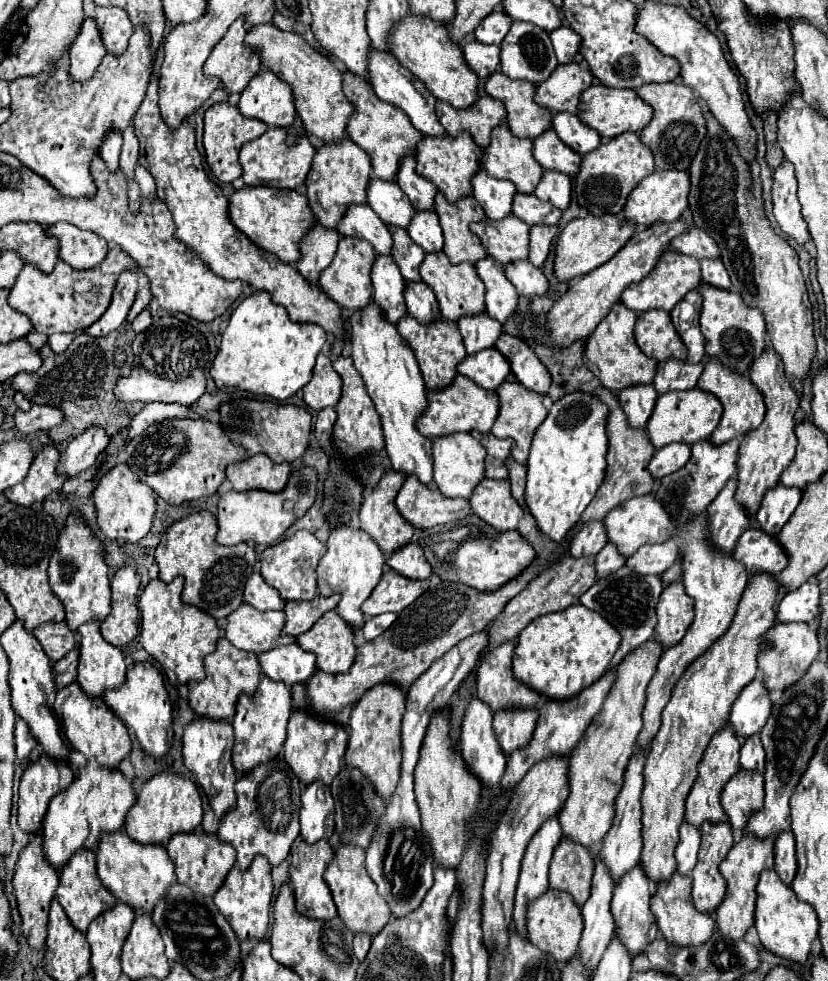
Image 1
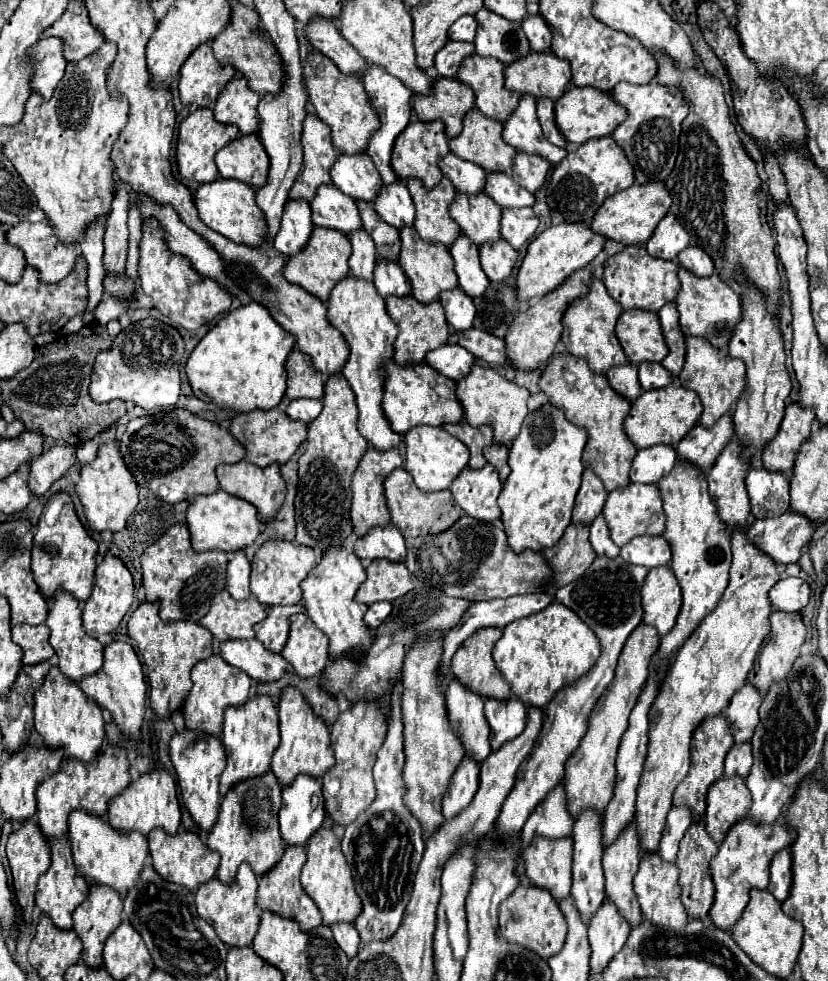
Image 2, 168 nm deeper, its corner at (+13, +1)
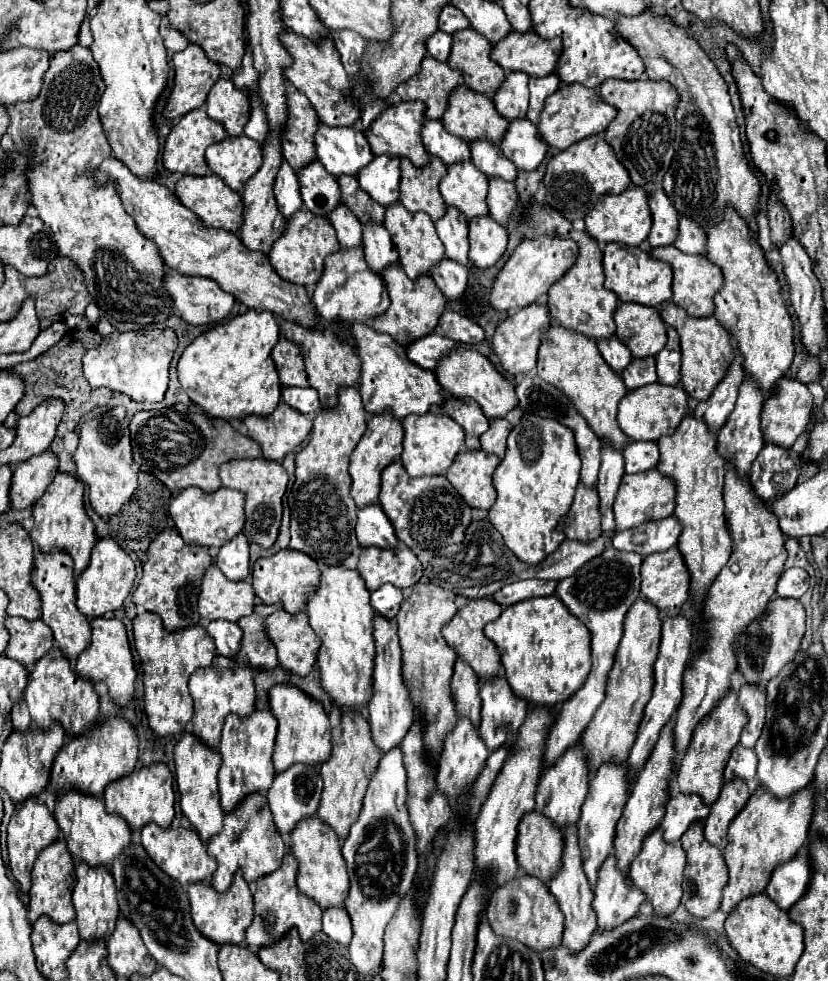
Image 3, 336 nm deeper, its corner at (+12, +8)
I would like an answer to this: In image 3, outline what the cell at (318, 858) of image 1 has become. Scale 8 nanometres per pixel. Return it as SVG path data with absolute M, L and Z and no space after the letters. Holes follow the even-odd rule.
M287 853L277 871L257 881L257 887L253 893L255 917L245 931L247 945L251 951L259 951L261 947L277 943L289 929L297 929L303 941L309 941L313 935L321 931L321 909L317 907L317 903L313 903L309 897L297 891L295 875L297 875L297 859L293 859L293 855Z

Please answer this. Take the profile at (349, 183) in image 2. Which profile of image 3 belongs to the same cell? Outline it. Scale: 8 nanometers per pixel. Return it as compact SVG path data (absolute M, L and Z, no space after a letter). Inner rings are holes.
M319 123L315 147L317 161L335 177L357 175L373 159L367 139L353 127L325 127Z

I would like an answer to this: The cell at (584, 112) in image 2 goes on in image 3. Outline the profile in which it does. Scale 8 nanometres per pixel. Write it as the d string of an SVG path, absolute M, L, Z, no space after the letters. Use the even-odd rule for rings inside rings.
M561 85L553 95L545 99L545 107L541 109L541 119L537 123L537 133L541 135L541 141L545 141L553 149L567 149L569 145L599 135L607 129L607 125L615 119L617 111L609 103L601 101L595 89L587 89L583 85Z

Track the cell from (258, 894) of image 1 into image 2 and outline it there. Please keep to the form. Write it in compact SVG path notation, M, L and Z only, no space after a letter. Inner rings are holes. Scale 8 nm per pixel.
M242 864L238 868L236 878L232 884L224 884L218 878L212 878L210 882L202 884L198 888L198 914L204 918L208 924L214 926L216 934L226 946L250 946L252 938L256 936L256 930L260 926L260 916L256 912L256 874L250 870L248 864Z

